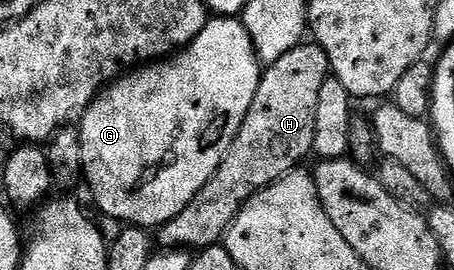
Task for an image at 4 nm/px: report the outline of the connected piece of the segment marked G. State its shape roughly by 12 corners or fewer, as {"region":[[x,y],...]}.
{"region":[[211,17],[78,124],[102,214],[158,229],[217,173],[261,64]]}

